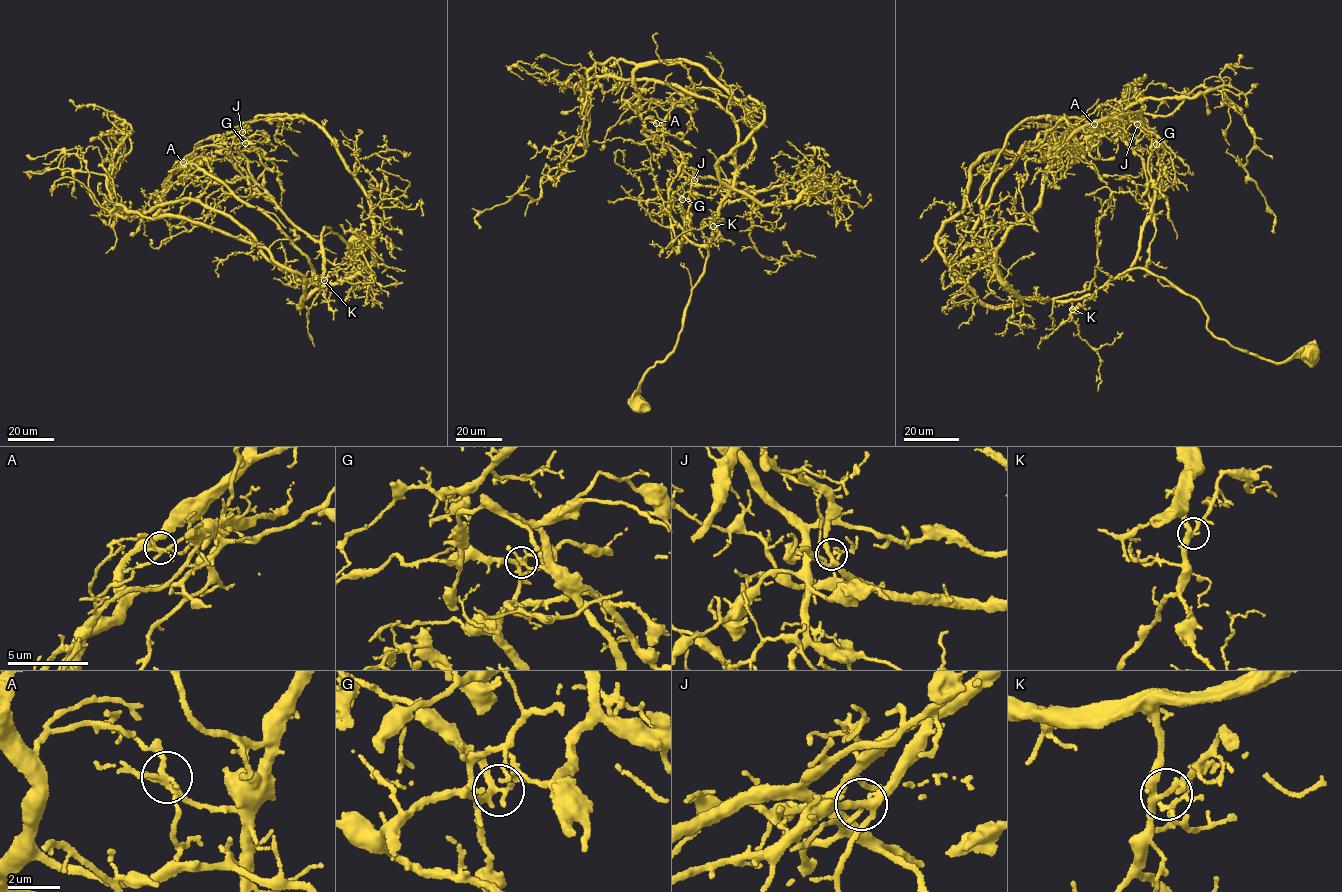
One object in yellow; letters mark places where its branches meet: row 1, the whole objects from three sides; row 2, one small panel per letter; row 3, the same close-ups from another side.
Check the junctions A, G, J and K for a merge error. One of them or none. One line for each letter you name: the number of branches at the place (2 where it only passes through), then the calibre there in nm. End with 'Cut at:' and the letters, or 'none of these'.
Cut at: none of these

